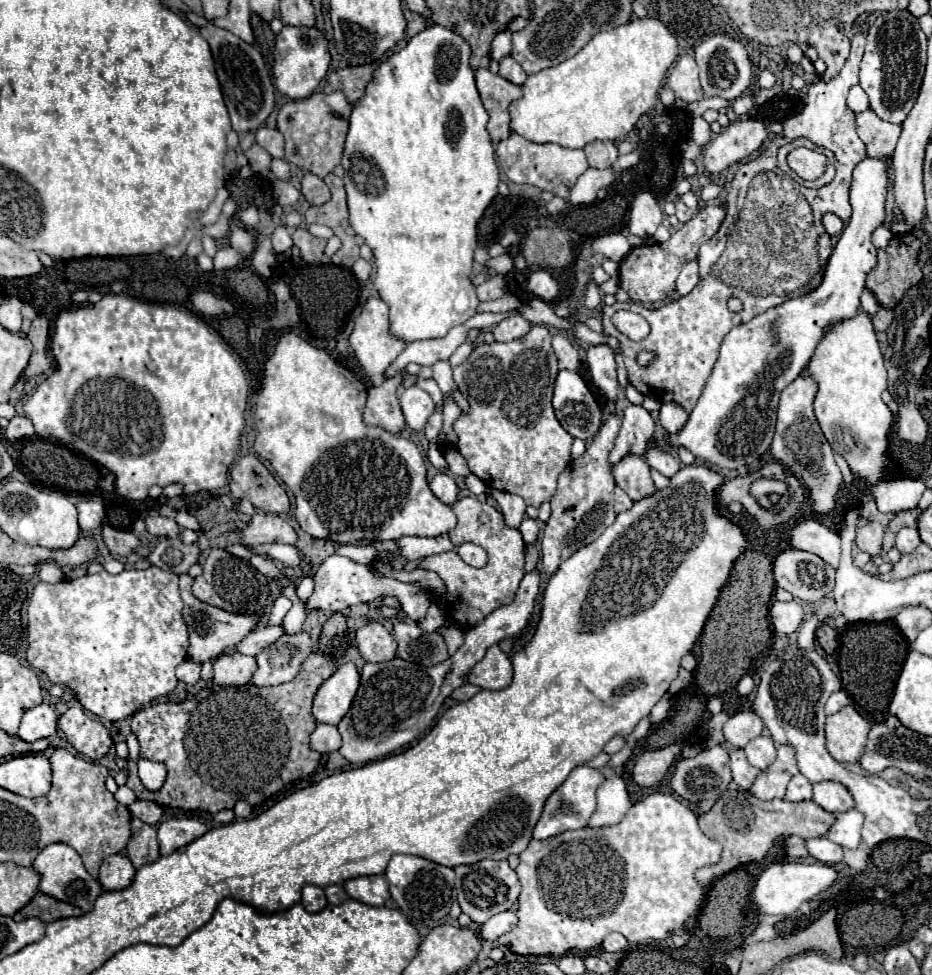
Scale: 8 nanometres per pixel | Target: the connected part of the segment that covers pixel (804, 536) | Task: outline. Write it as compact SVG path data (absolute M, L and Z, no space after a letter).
M804 520L788 528L790 544L820 556L832 568L840 562L840 536L816 520Z

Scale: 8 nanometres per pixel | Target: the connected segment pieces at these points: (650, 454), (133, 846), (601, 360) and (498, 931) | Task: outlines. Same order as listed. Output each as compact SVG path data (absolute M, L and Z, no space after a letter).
M652 440L648 442L648 448L644 452L646 456L646 462L650 464L650 468L656 468L658 472L662 472L664 476L674 476L680 468L682 468L682 462L672 456L670 452L666 452L664 448L658 448L658 446L652 446Z
M132 818L132 836L126 846L126 856L130 858L134 868L140 868L148 862L156 862L160 858L156 828L138 818Z
M590 346L588 358L586 358L590 378L600 388L600 392L606 396L608 402L618 402L618 380L616 380L616 362L614 354L608 346Z
M506 910L506 912L500 912L496 916L492 916L486 924L480 926L480 934L484 940L488 942L494 942L498 940L502 934L506 934L508 930L512 930L516 926L518 918L516 918L516 912L514 910Z

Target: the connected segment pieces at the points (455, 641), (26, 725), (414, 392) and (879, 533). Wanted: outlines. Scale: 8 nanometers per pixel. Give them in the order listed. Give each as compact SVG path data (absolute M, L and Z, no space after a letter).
M446 628L444 630L444 640L448 644L448 654L452 656L462 646L462 630L460 628Z
M40 704L32 710L26 710L22 716L22 724L18 730L18 738L24 742L36 742L40 738L50 738L56 734L58 716L50 704Z
M412 386L402 392L400 406L406 416L406 424L410 426L410 430L416 430L416 432L424 430L428 418L434 412L434 402L432 402L430 394L418 386Z
M868 522L858 528L856 544L862 552L868 552L870 556L878 556L882 552L882 536L884 536L884 526L878 522Z

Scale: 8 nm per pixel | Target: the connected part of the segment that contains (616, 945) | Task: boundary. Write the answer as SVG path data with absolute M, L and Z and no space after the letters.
M608 934L602 942L602 950L606 952L620 952L628 946L628 940L622 934Z

